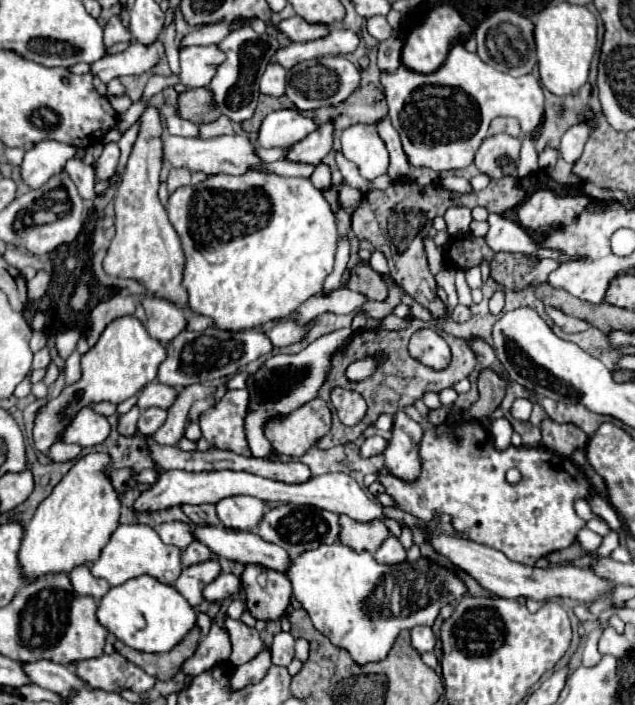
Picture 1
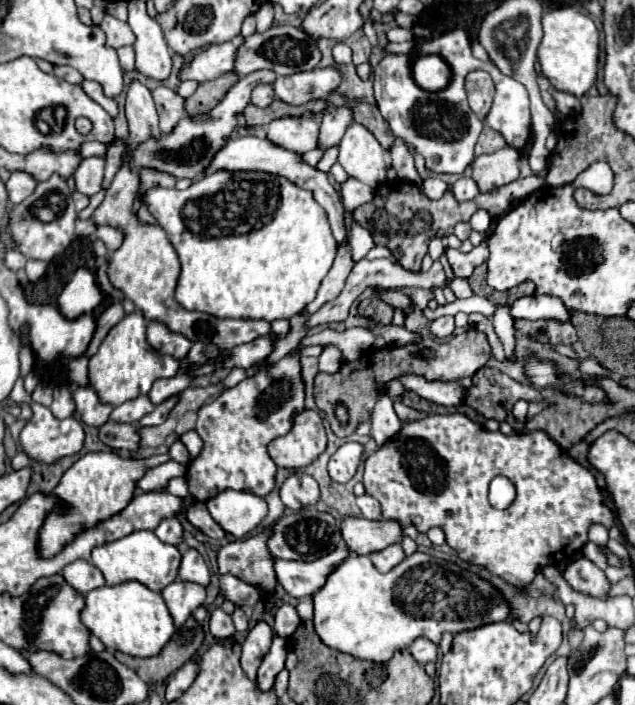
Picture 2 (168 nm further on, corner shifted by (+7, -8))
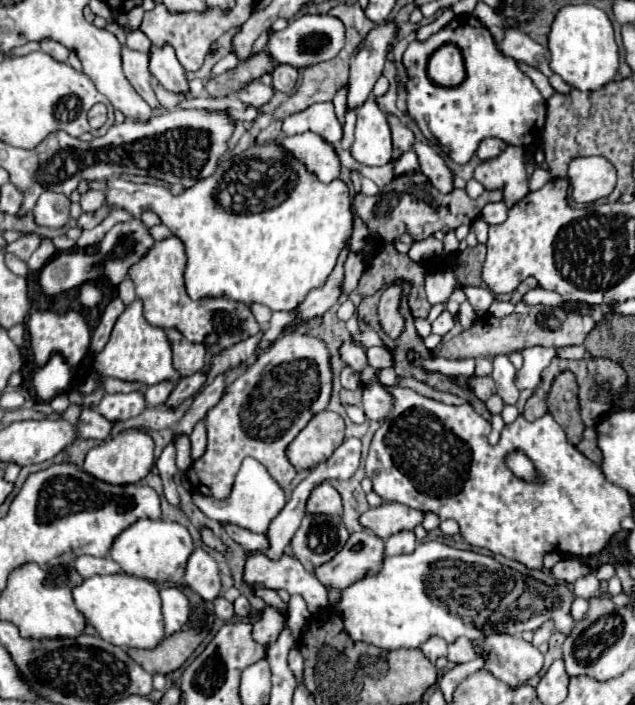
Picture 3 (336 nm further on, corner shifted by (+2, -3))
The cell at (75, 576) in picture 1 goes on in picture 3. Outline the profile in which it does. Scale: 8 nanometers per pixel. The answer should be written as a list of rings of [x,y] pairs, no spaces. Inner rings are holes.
[[[81,555],[75,561],[75,569],[83,579],[91,575],[109,575],[121,571],[121,567],[111,557],[93,557],[93,555]]]

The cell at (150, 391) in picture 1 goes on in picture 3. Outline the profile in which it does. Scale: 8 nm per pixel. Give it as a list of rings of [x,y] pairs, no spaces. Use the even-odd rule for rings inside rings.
[[[105,393],[97,405],[91,405],[99,415],[103,415],[107,421],[121,421],[139,415],[147,407],[143,393]]]

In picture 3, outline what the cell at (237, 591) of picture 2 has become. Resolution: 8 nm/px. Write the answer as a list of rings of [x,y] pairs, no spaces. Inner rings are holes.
[[[251,553],[245,563],[245,581],[249,585],[259,583],[269,589],[285,589],[289,595],[299,593],[313,615],[329,607],[327,589],[293,555],[281,555],[273,561],[265,553]]]

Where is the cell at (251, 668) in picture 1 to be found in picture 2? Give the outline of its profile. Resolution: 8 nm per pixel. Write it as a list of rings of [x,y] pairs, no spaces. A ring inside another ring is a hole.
[[[258,622],[246,636],[244,644],[242,644],[242,670],[250,680],[256,680],[256,668],[260,668],[260,660],[266,656],[266,652],[270,650],[270,642],[272,642],[272,628],[266,622]]]

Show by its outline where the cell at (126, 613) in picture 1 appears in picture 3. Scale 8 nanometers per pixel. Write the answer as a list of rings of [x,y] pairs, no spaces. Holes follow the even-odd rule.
[[[125,573],[93,575],[73,589],[73,599],[97,635],[113,645],[153,649],[165,637],[159,589],[149,579]]]

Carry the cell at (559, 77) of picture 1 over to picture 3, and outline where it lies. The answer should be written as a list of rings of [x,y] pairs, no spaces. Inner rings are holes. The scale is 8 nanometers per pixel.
[[[567,5],[563,7],[549,33],[551,69],[561,75],[565,83],[579,91],[595,91],[613,81],[619,69],[619,47],[615,43],[613,25],[605,11],[595,5]]]

